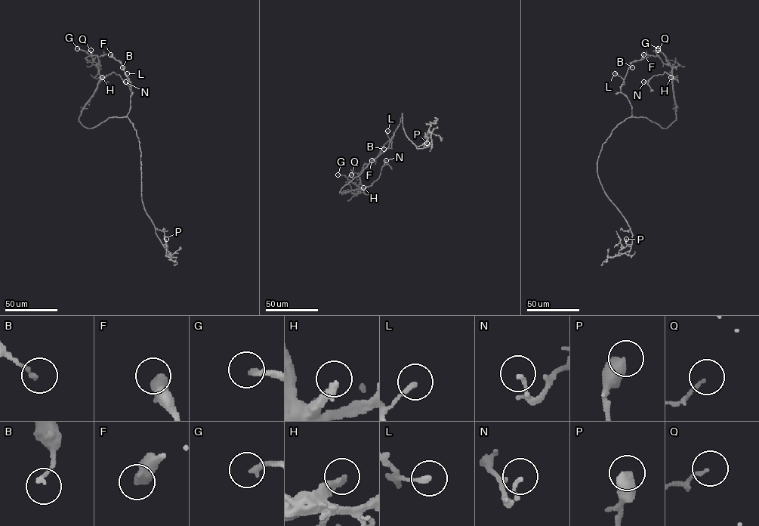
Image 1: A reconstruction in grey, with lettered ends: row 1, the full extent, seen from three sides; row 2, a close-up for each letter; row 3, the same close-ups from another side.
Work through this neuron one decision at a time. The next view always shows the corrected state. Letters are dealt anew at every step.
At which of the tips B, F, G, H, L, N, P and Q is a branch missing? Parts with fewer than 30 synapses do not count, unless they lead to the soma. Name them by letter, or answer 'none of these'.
F, H

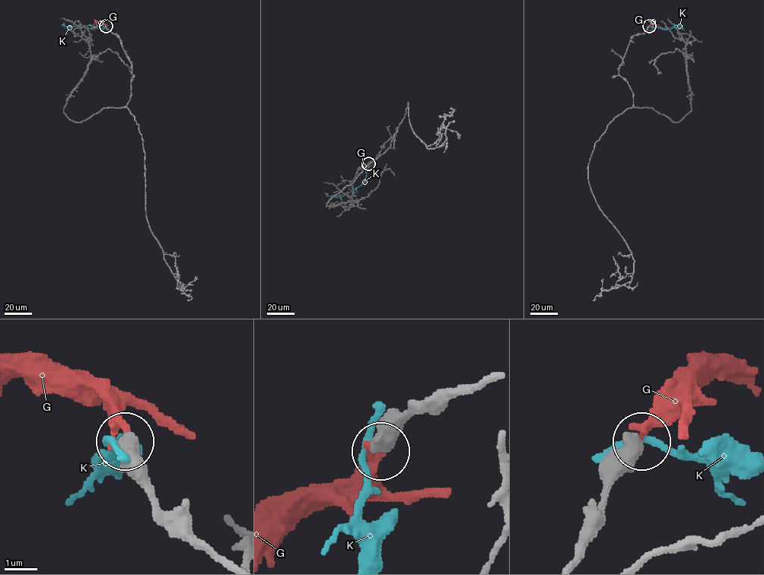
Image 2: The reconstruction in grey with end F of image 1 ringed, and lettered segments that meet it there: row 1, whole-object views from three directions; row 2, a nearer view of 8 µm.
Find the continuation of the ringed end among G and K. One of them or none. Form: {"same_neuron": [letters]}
{"same_neuron": []}

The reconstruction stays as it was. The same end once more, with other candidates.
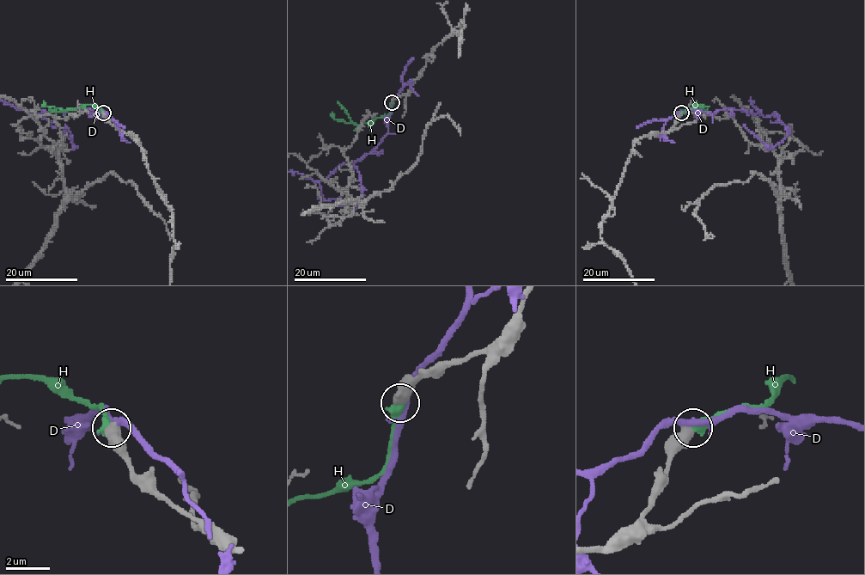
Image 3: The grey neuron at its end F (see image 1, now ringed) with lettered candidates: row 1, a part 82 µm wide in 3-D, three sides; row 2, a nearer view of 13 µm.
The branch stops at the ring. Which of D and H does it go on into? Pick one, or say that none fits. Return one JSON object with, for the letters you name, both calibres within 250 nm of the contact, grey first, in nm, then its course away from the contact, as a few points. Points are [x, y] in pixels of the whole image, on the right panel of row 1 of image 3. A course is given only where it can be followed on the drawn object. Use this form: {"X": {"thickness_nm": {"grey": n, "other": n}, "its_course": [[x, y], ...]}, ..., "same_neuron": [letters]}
{"H": {"thickness_nm": {"grey": 600, "other": 440}, "its_course": [[681, 113], [697, 105], [703, 108], [697, 111], [680, 109]]}, "same_neuron": ["H"]}

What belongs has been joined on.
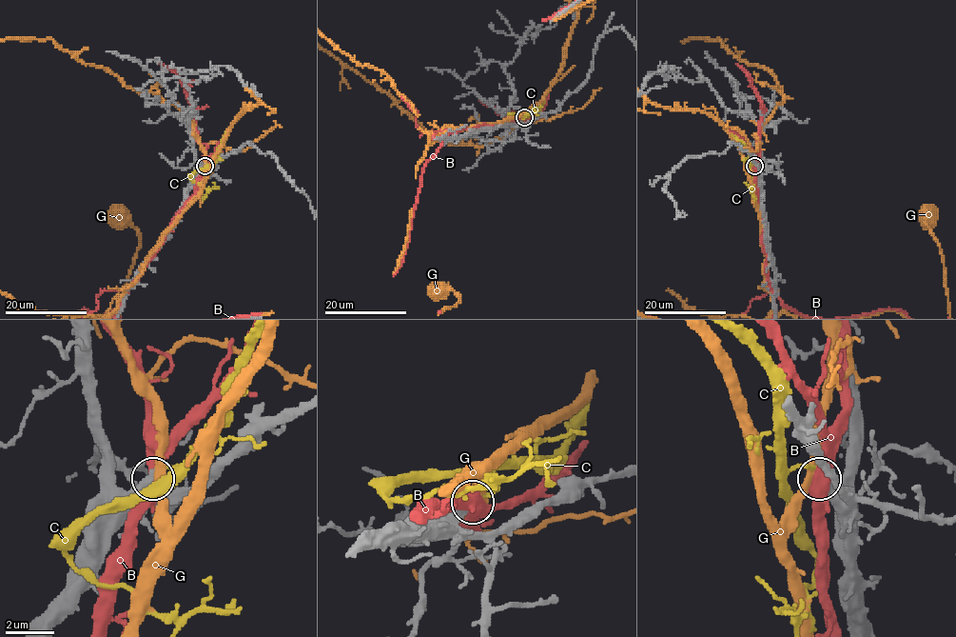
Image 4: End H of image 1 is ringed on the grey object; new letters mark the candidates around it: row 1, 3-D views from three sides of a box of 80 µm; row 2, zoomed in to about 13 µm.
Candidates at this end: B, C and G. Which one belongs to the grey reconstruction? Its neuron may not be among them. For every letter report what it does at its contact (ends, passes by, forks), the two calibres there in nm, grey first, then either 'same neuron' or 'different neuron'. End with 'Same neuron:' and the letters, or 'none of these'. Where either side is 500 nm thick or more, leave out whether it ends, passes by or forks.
B: it passes by | 480/480 nm | different neuron
C: it ends | 320/140 nm | different neuron
G: it passes by | 360/320 nm | different neuron
Same neuron: none of these

